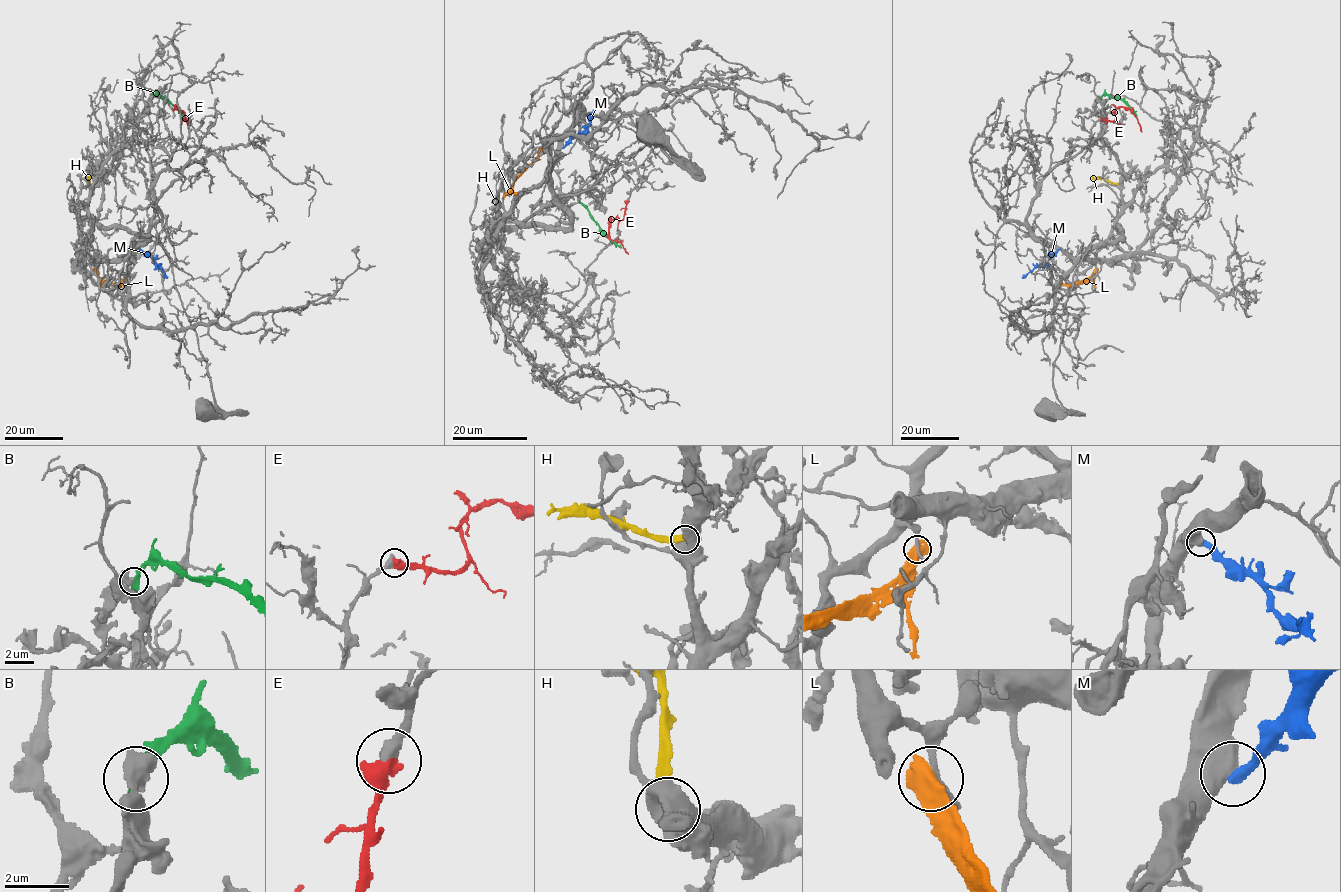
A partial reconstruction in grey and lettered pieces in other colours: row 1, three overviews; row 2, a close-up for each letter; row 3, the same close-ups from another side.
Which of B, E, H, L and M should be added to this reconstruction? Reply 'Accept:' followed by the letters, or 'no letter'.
Accept: E

